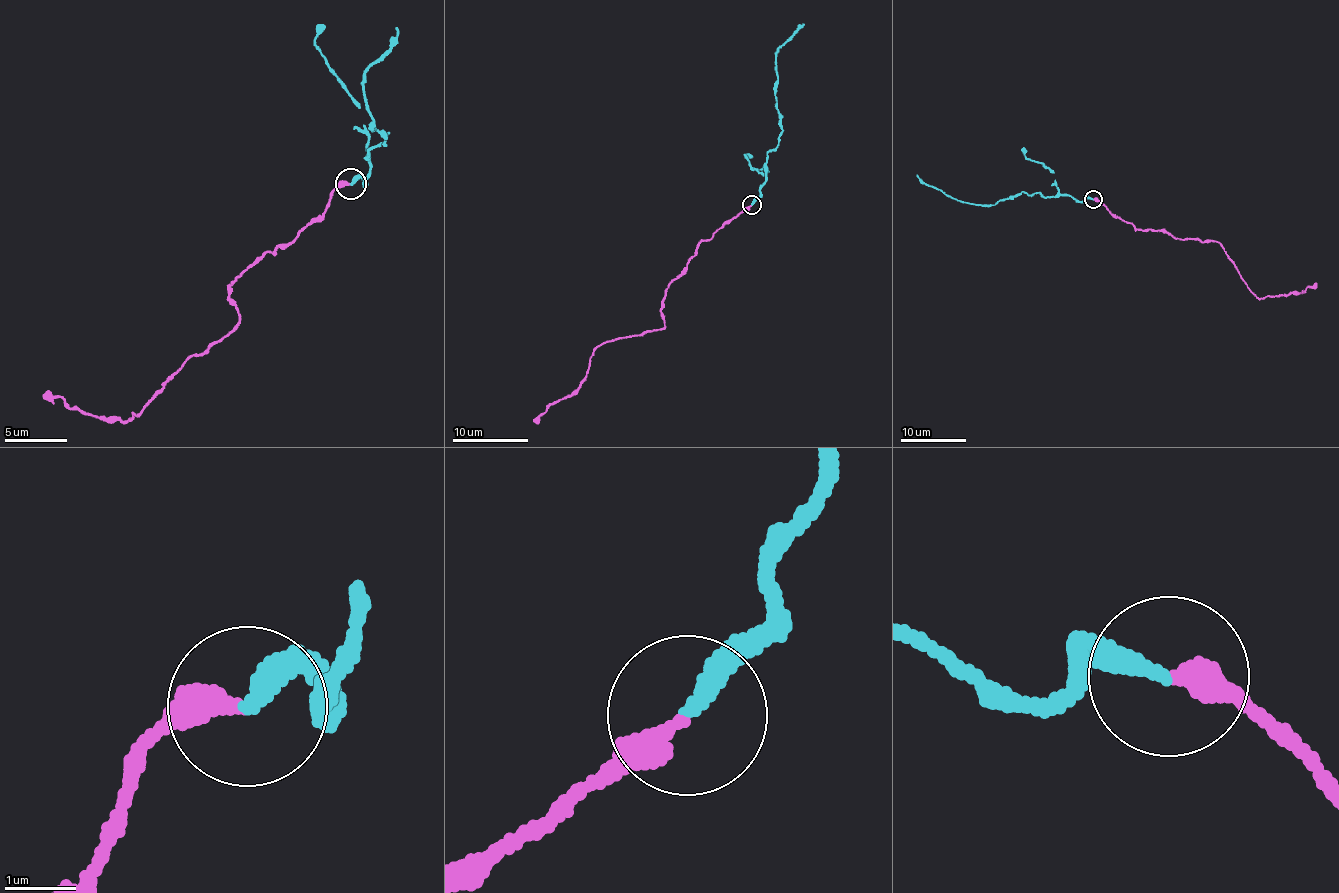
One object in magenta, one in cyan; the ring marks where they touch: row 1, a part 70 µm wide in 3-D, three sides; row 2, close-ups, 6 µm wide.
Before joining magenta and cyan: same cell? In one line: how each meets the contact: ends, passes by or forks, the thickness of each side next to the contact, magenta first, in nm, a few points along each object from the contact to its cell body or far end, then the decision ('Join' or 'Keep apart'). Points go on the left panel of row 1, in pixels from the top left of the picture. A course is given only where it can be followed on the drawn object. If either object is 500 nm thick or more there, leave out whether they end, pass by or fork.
At the ring magenta ends. At the ring cyan ends. Thickness 300 nm (magenta) against 280 nm. Course of magenta: (350, 184), (237, 278), (239, 313), (225, 336), (166, 377), (144, 410), (122, 424), (44, 396). Course of cyan: (350, 184), (361, 179), (363, 185), (368, 152), (386, 135), (373, 130), (363, 79), (394, 28). Join

